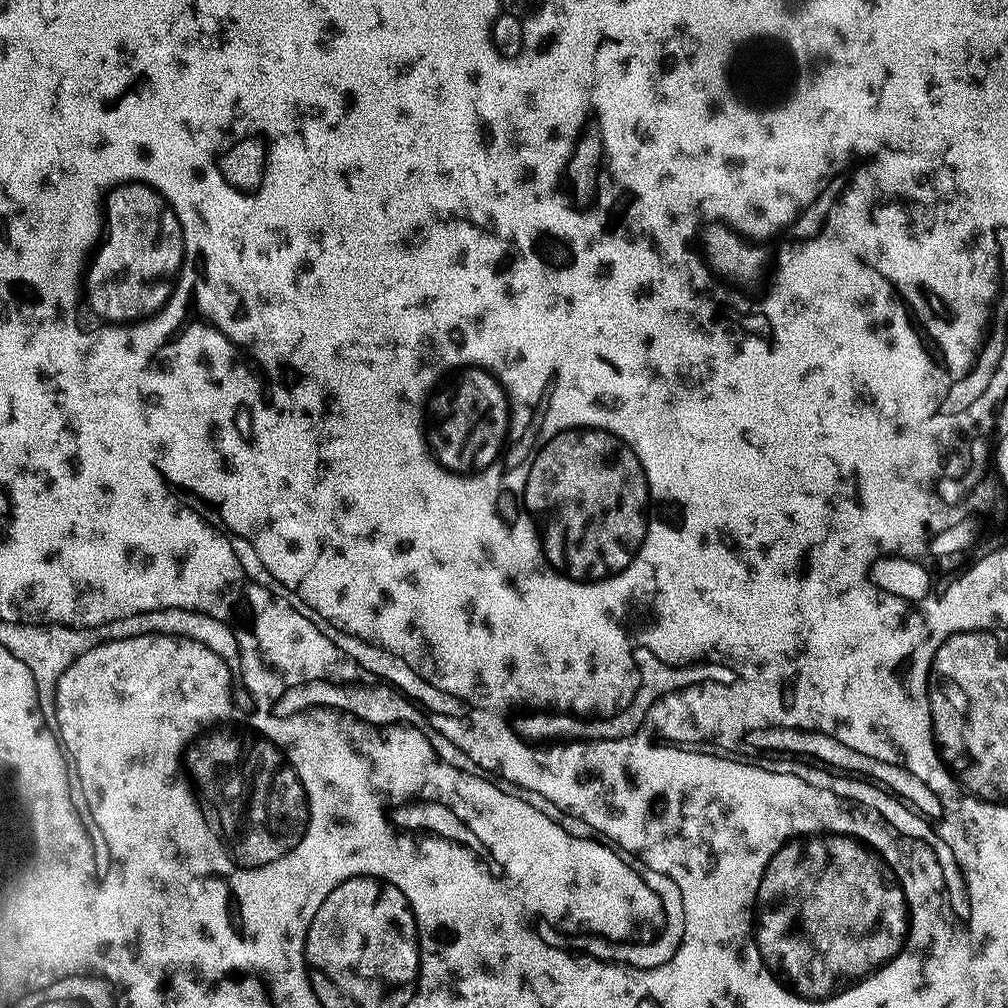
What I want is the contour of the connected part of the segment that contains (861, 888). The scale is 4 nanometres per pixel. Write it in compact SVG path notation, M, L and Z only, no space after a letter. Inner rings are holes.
M823 828L822 830L813 829L809 833L803 833L794 839L785 838L778 845L777 854L770 858L766 870L762 874L762 883L760 884L760 894L754 900L754 904L760 908L756 914L750 906L745 908L748 920L754 926L754 940L751 940L751 949L755 957L759 957L760 968L768 973L769 979L777 983L781 991L786 991L788 996L800 1000L807 1004L829 1004L831 999L836 998L838 994L847 995L849 990L854 990L868 978L875 978L879 971L899 959L910 943L913 926L913 899L907 892L904 881L899 880L899 871L892 868L892 863L888 856L880 853L880 850L874 850L864 841L856 836L856 831L848 828L837 830Z

